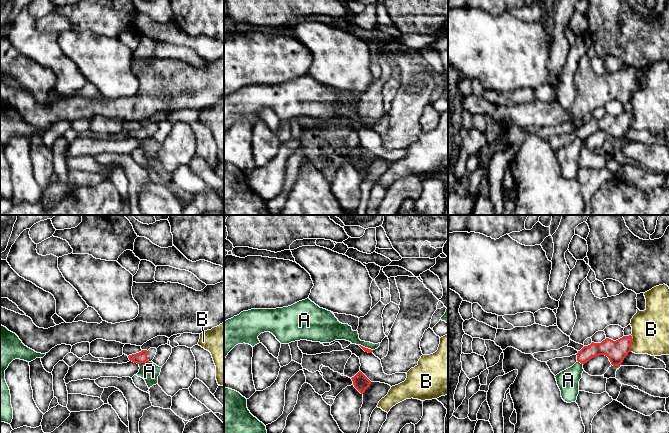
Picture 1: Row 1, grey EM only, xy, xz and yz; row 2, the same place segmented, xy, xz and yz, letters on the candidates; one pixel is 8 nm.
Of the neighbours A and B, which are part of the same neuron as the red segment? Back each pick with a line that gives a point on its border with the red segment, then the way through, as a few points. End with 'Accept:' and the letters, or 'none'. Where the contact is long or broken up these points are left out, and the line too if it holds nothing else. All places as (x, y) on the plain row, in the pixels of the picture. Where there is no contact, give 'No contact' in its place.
Accept: none

